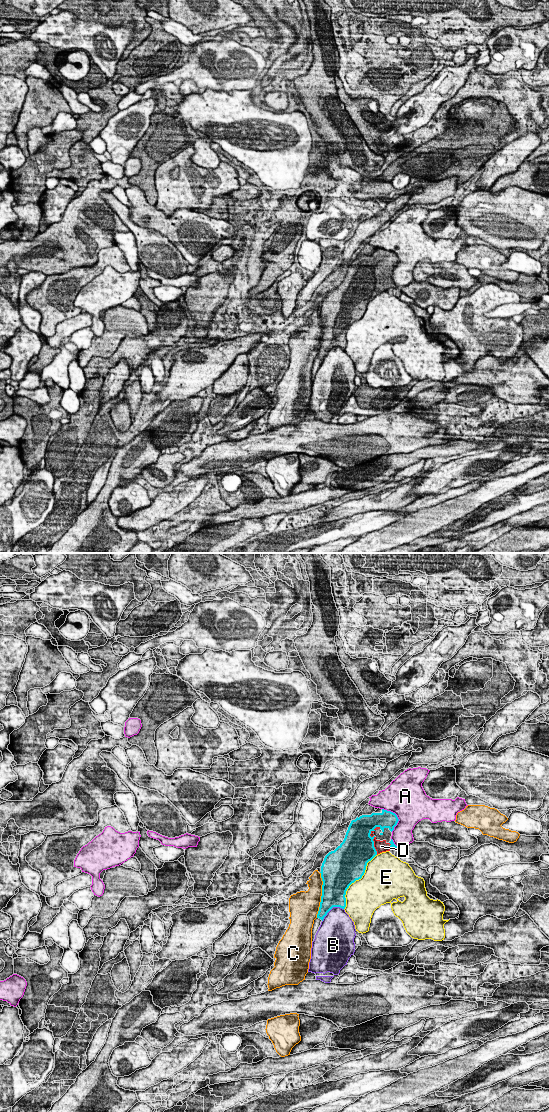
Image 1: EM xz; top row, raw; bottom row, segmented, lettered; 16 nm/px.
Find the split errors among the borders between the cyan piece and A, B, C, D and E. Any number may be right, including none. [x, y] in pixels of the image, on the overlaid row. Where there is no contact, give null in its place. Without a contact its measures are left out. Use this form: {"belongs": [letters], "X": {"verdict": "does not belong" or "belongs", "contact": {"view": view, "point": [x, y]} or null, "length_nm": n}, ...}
{"belongs": ["D"], "A": {"verdict": "does not belong", "contact": {"view": "xz", "point": [396, 816]}, "length_nm": 420}, "B": {"verdict": "does not belong", "contact": {"view": "xz", "point": [331, 908]}, "length_nm": 420}, "C": {"verdict": "does not belong", "contact": {"view": "xz", "point": [322, 895]}, "length_nm": 750}, "D": {"verdict": "belongs", "contact": {"view": "xz", "point": [373, 838]}, "length_nm": 460}, "E": {"verdict": "does not belong", "contact": {"view": "xz", "point": [361, 877]}, "length_nm": 850}}

